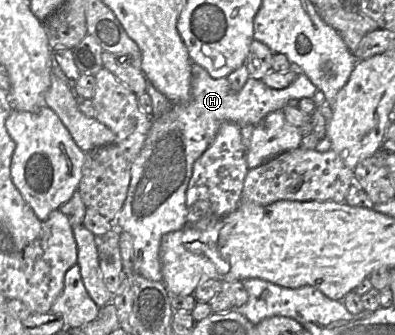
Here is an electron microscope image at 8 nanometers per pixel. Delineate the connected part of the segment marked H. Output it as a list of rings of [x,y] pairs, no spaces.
[[[192,63],[192,89],[191,96],[187,101],[172,103],[168,112],[161,117],[152,120],[150,132],[141,150],[144,150],[145,162],[147,163],[146,178],[157,179],[151,190],[166,188],[180,188],[184,180],[185,173],[180,173],[182,166],[191,165],[192,172],[195,161],[205,152],[214,140],[222,123],[230,121],[239,126],[256,126],[269,113],[282,110],[288,105],[291,99],[313,98],[318,91],[311,80],[300,72],[295,80],[286,88],[272,89],[261,79],[249,78],[244,87],[239,91],[234,91],[229,84],[227,77],[213,78],[206,69],[197,63]]]

